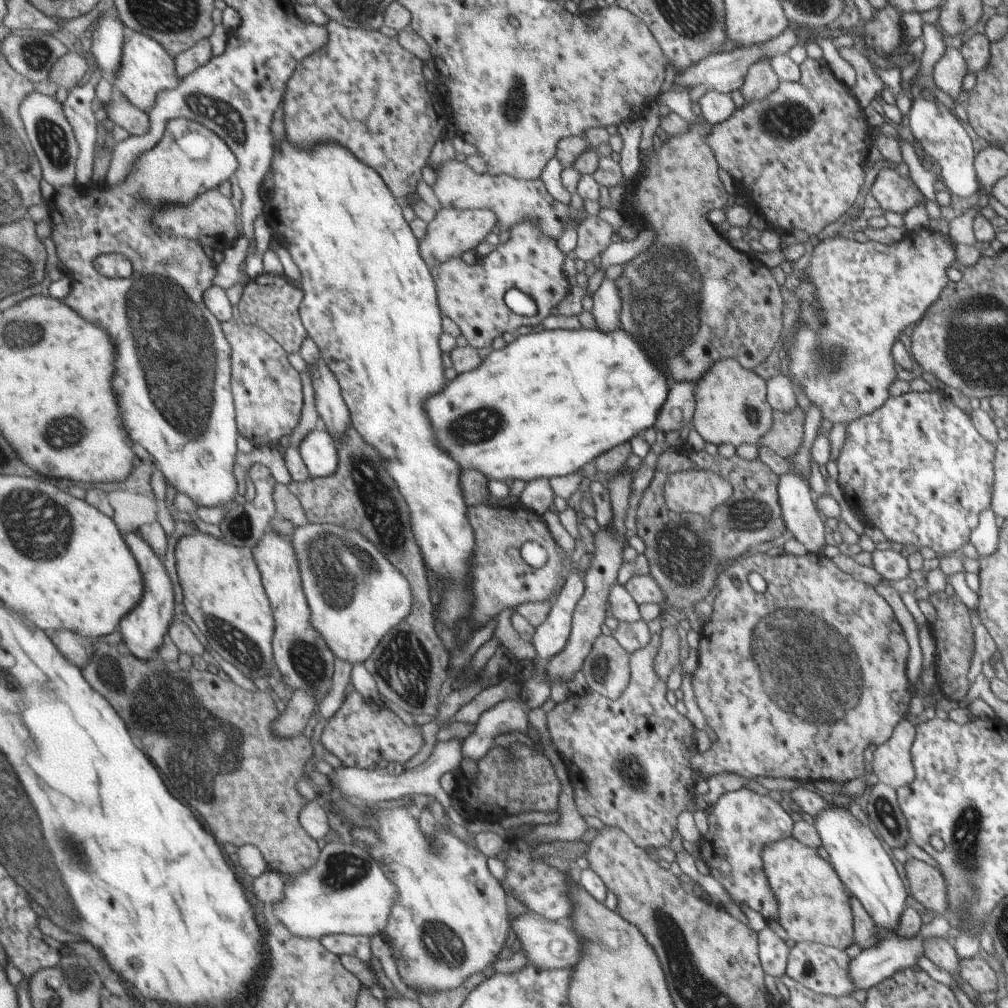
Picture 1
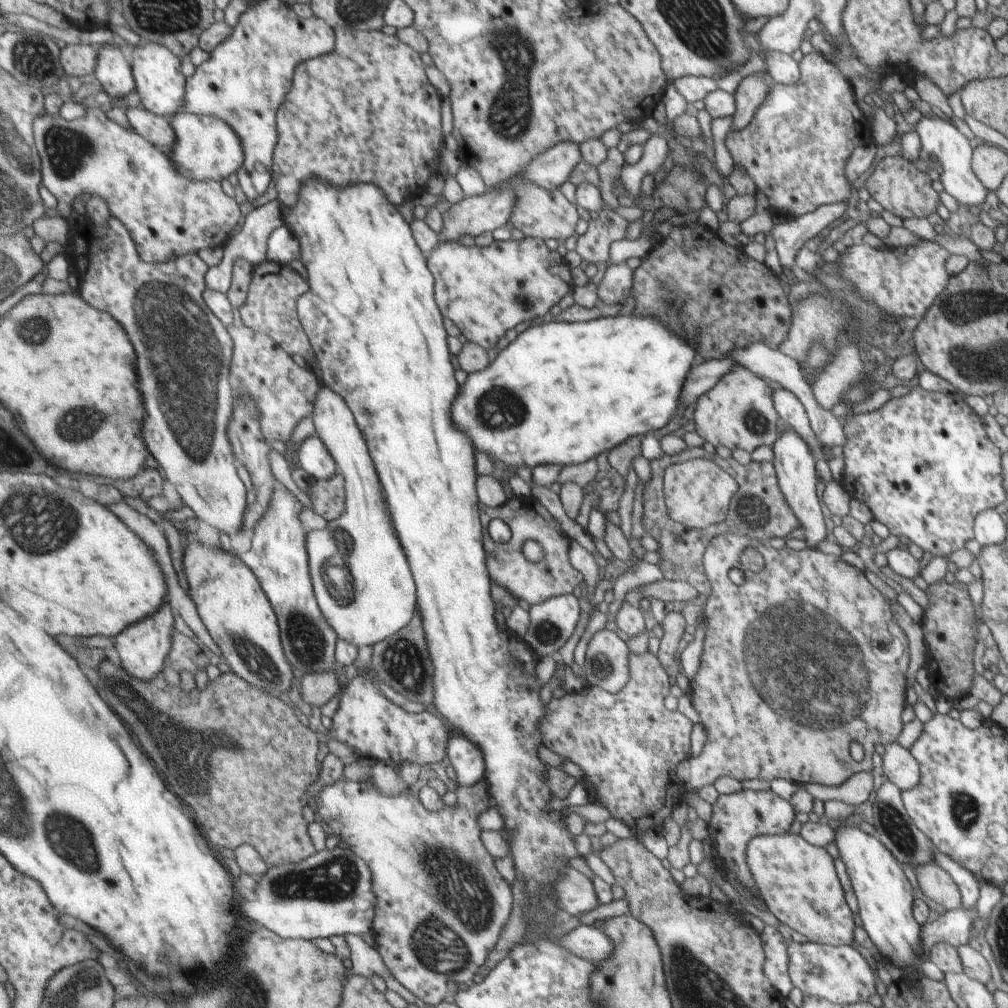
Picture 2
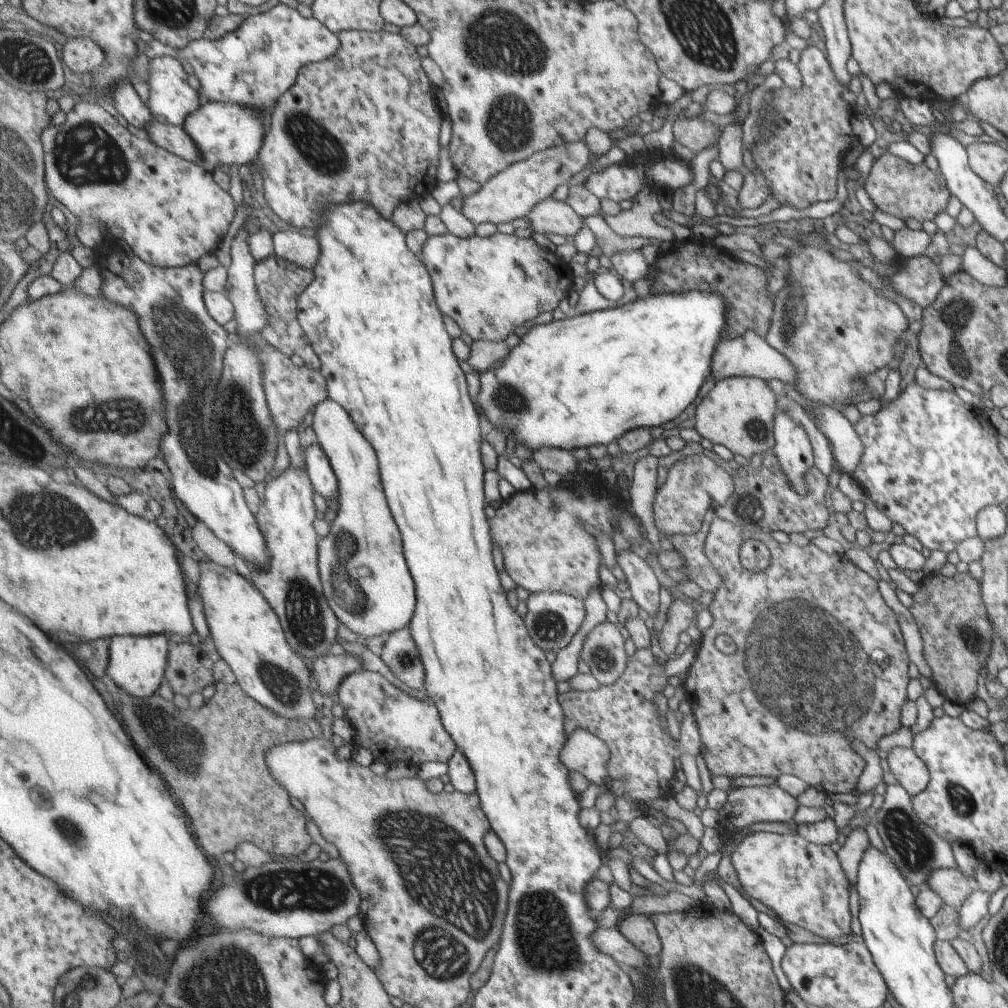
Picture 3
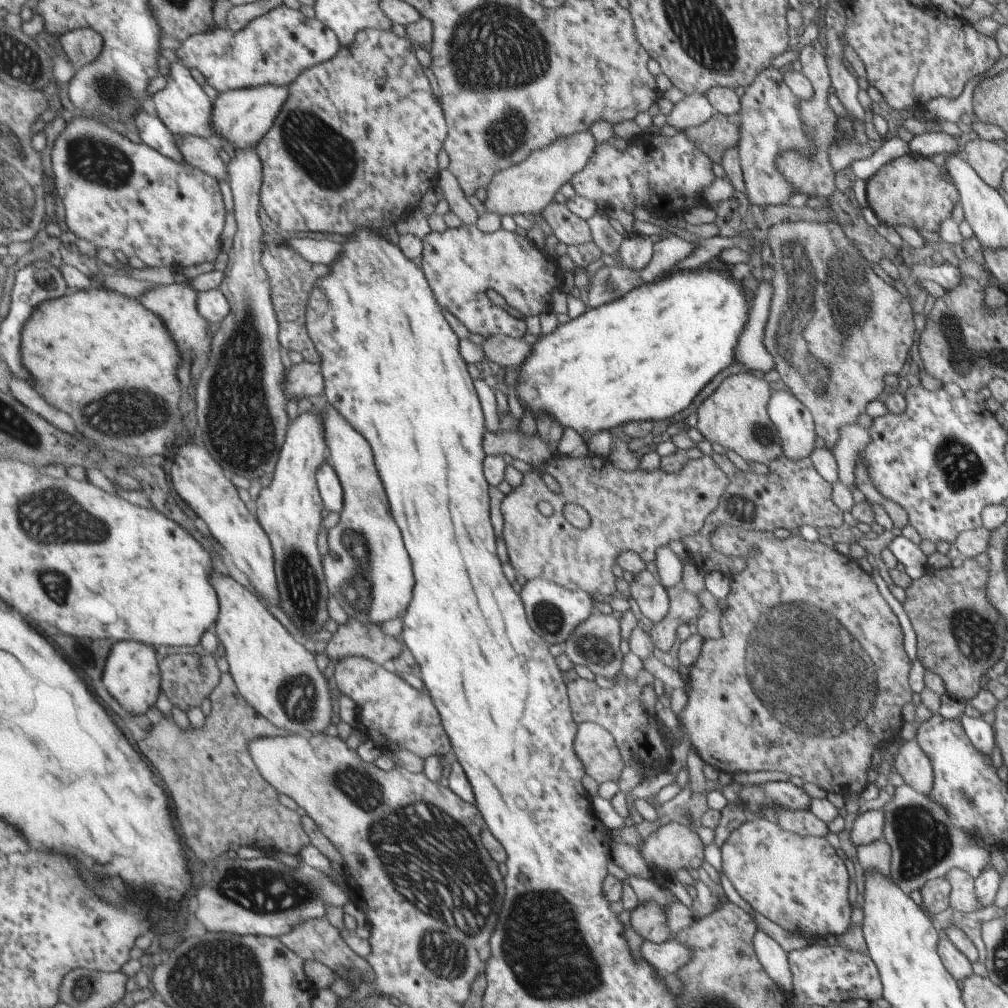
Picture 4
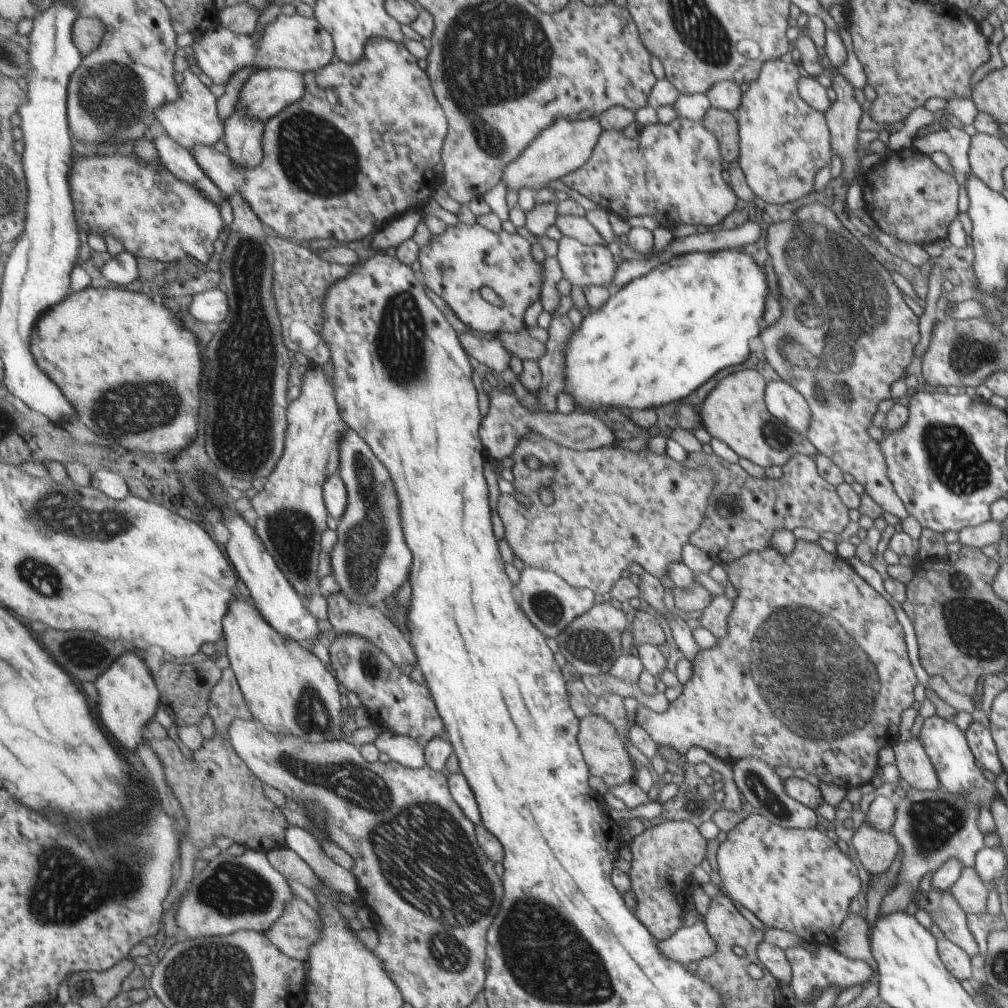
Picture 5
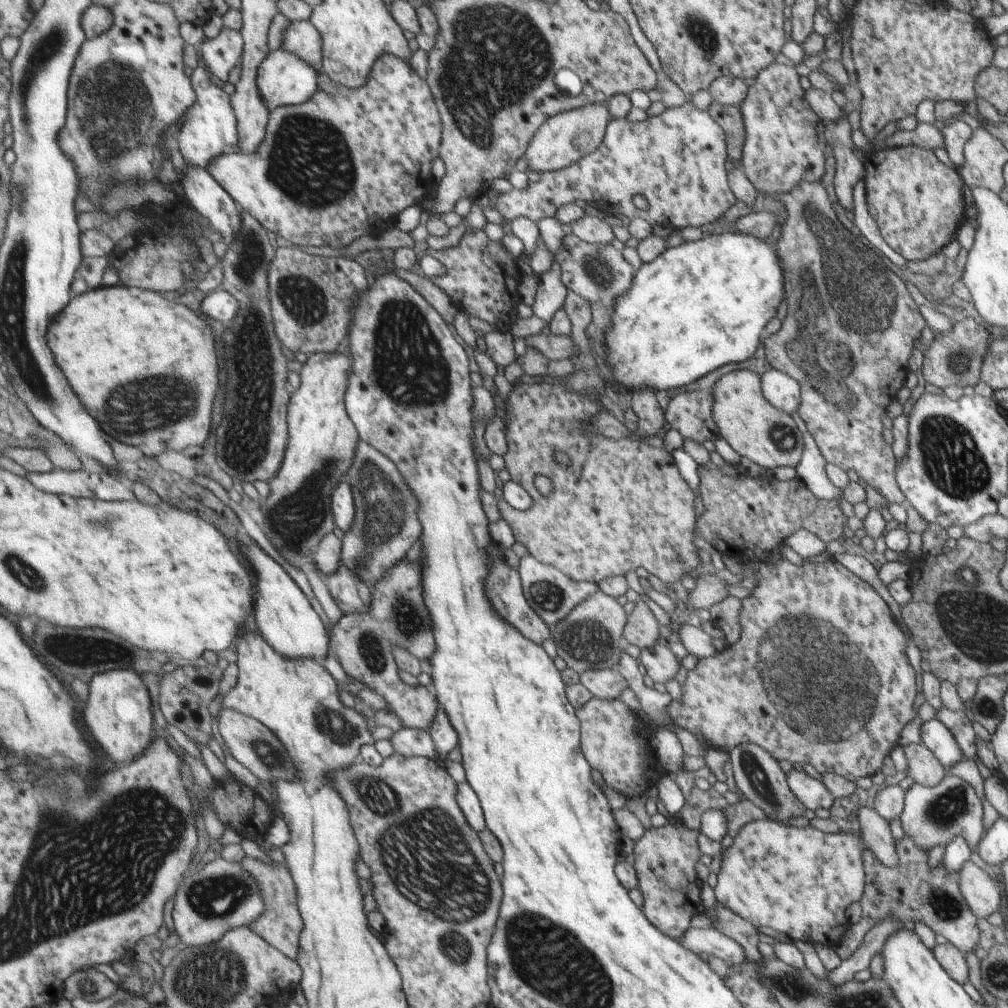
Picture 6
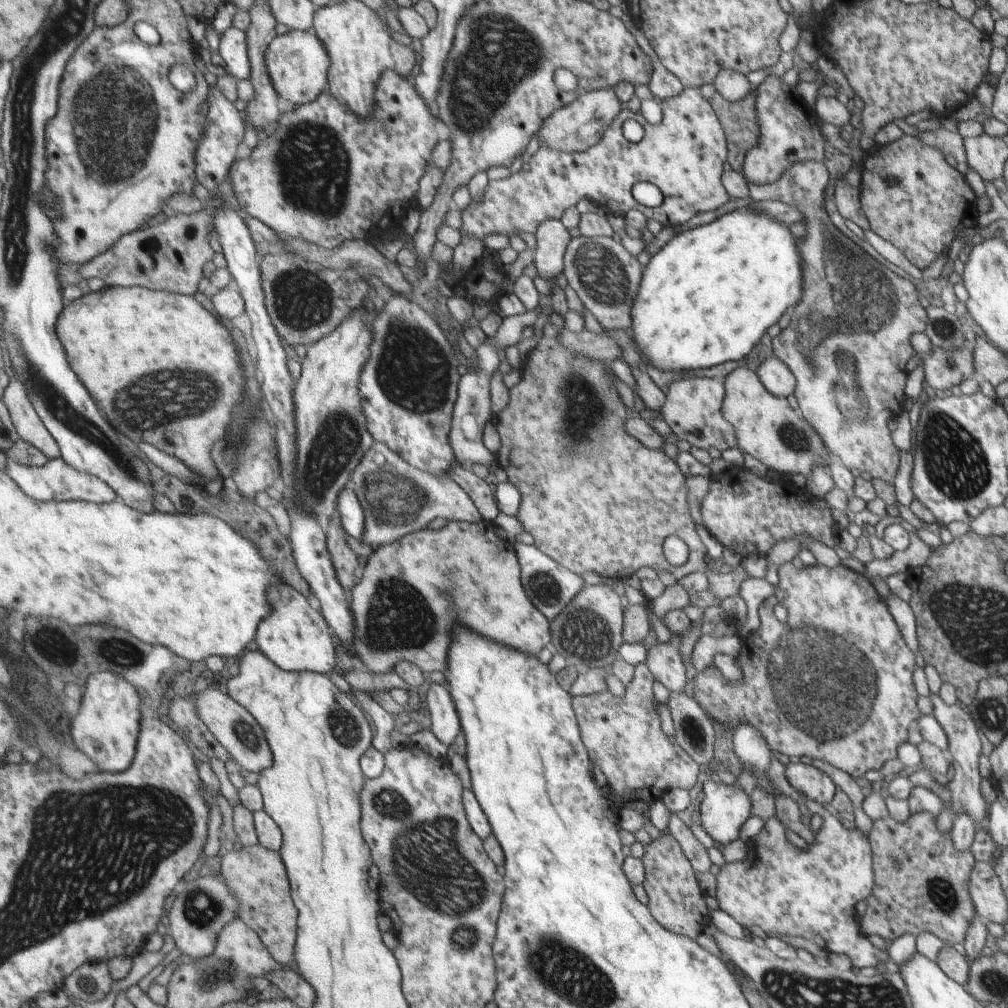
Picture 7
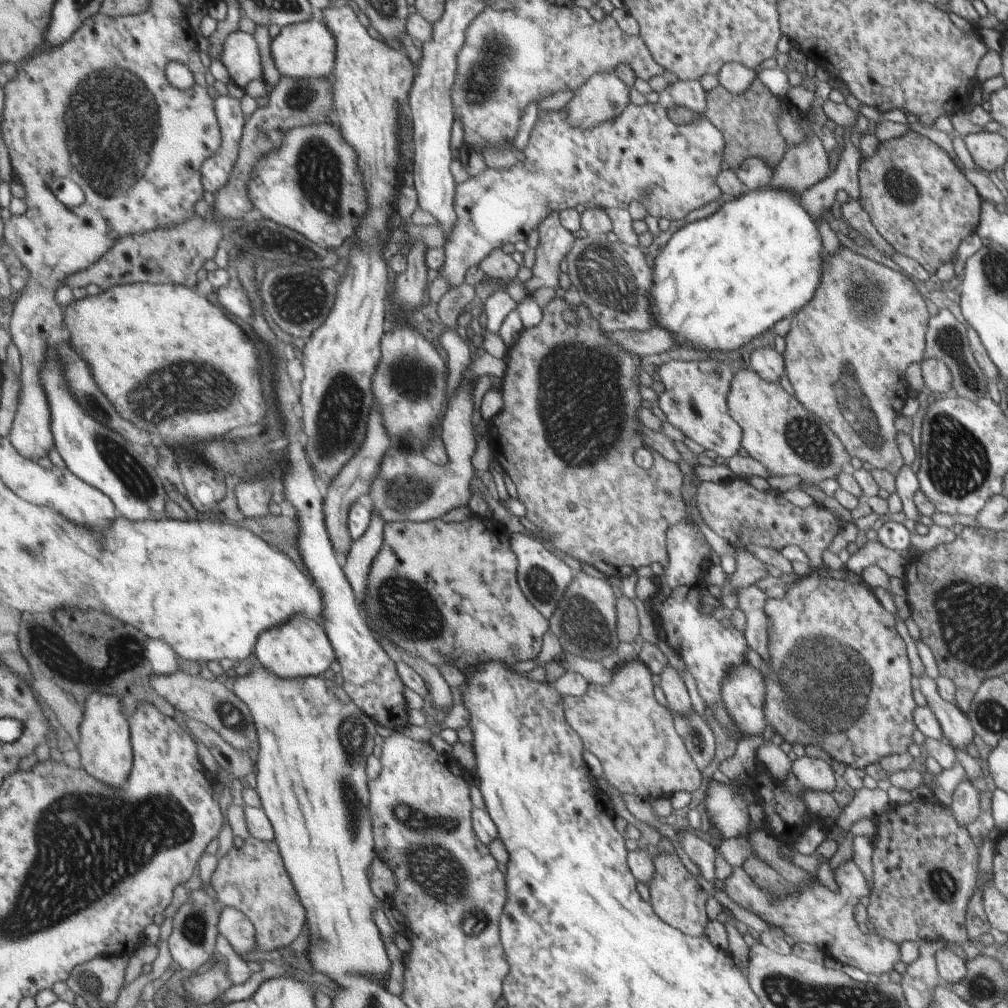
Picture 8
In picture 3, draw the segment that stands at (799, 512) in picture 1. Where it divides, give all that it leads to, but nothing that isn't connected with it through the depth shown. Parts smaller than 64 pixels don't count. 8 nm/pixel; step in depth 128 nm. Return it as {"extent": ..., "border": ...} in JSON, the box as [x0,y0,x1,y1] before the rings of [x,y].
{"extent":[771,410,813,494],"border":[[[779,410],[774,423],[775,446],[771,453],[775,454],[789,486],[797,494],[807,494],[805,488],[805,472],[813,467],[811,442],[805,430],[793,422],[785,412]]]}

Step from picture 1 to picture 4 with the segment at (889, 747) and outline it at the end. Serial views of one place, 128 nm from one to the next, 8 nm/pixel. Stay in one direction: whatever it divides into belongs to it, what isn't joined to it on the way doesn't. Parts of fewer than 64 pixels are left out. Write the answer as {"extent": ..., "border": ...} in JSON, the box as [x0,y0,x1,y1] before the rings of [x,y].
{"extent":[890,740,933,795],"border":[[[916,740],[903,741],[897,754],[890,758],[894,762],[896,775],[900,782],[913,788],[919,794],[927,795],[933,786],[932,769],[923,750]]]}

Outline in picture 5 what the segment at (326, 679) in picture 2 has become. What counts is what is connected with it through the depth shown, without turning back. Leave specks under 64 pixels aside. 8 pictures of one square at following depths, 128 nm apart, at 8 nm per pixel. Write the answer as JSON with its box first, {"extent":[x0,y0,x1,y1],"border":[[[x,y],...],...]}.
{"extent":[327,592,416,666],"border":[[[343,592],[332,596],[327,604],[329,621],[334,629],[335,636],[355,635],[356,637],[363,637],[367,642],[374,644],[393,664],[416,666],[414,652],[408,643],[408,639],[403,638],[397,626],[389,621],[381,606],[356,605],[349,601]]]}

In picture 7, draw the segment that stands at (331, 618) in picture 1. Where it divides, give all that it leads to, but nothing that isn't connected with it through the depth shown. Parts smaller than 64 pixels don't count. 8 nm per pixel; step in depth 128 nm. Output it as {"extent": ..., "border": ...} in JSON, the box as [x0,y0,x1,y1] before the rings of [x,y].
{"extent":[349,442,484,551],"border":[[[377,442],[365,452],[352,471],[349,486],[364,512],[363,535],[358,540],[370,546],[373,551],[395,542],[403,535],[425,529],[437,516],[447,521],[484,521],[471,499],[447,474],[434,477],[432,473],[413,468],[397,452]]]}

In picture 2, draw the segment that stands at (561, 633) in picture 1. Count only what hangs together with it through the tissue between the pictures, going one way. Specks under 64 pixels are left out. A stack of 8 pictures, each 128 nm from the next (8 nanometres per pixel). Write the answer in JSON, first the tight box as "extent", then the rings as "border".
{"extent":[524,593,579,656],"border":[[[567,593],[530,605],[524,639],[537,656],[554,656],[571,636],[579,618],[577,596],[577,593]]]}

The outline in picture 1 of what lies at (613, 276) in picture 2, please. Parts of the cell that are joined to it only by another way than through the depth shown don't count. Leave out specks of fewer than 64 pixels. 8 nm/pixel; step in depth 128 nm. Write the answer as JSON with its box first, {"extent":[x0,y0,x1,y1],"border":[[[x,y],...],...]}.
{"extent":[590,278,621,333],"border":[[[603,278],[602,283],[591,297],[590,313],[595,322],[594,328],[602,333],[610,333],[617,329],[621,303],[614,281]]]}

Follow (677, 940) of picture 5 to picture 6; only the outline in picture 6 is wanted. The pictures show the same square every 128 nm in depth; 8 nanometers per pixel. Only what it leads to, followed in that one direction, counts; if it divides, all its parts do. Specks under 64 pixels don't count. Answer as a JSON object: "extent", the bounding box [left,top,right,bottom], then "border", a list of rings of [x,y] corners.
{"extent":[677,925,748,964],"border":[[[709,925],[707,928],[688,928],[677,940],[689,952],[714,956],[731,964],[748,963],[740,944]]]}

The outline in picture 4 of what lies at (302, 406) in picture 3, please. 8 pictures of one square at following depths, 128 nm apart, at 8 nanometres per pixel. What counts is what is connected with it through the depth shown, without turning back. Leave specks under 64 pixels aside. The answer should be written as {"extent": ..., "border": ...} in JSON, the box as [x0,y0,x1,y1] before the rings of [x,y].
{"extent":[285,361,325,400],"border":[[[303,361],[291,365],[285,376],[285,396],[288,400],[301,400],[311,396],[325,395],[324,370],[317,363]]]}

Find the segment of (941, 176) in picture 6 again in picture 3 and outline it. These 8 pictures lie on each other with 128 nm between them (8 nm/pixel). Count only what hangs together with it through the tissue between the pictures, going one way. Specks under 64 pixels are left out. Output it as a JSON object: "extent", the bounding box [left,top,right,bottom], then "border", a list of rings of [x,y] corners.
{"extent":[863,153,950,224],"border":[[[887,153],[873,162],[863,188],[879,211],[901,219],[901,221],[911,218],[919,224],[933,220],[941,210],[945,210],[945,202],[950,194],[949,190],[937,184],[935,174],[927,170],[923,163],[910,164]]]}

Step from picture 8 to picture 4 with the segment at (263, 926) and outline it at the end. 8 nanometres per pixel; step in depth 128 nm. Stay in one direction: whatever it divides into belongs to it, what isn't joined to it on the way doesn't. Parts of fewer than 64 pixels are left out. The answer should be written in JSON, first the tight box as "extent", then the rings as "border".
{"extent":[279,918,373,982],"border":[[[317,918],[316,920],[307,920],[307,922],[301,922],[297,924],[296,928],[293,928],[293,932],[279,936],[279,940],[289,948],[292,952],[297,952],[297,956],[303,956],[305,960],[320,961],[325,964],[333,972],[339,972],[339,970],[351,970],[355,974],[361,976],[363,982],[373,982],[373,972],[369,968],[369,964],[360,958],[345,944],[343,936],[339,934],[339,930],[330,923],[327,918]]]}

